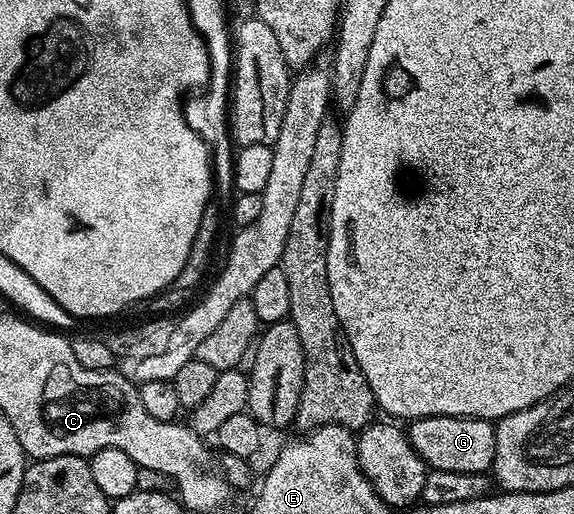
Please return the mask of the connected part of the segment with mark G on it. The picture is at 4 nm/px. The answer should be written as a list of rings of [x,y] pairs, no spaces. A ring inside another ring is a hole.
[[[417,417],[406,432],[428,469],[488,473],[494,463],[495,424],[480,417]]]

